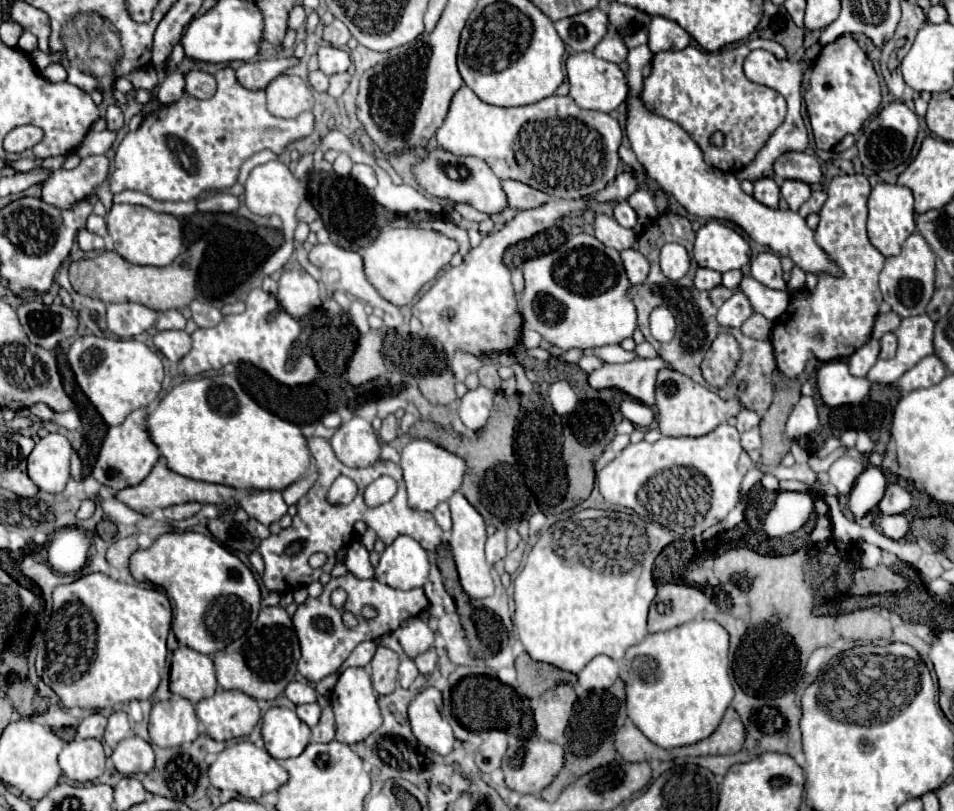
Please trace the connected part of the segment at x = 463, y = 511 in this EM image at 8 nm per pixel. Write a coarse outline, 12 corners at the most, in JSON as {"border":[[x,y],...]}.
{"border":[[456,491],[450,549],[478,607],[494,595],[482,515]]}

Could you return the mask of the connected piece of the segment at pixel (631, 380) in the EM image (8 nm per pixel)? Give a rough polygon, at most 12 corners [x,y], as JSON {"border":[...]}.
{"border":[[656,359],[606,363],[590,373],[594,389],[614,387],[654,405],[656,375]]}

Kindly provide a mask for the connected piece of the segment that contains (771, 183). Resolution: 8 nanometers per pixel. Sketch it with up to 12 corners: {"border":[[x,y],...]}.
{"border":[[772,177],[754,183],[754,199],[778,209],[780,187]]}

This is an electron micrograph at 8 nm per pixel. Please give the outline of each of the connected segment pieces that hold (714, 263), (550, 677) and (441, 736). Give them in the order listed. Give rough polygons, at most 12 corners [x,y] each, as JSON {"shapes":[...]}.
{"shapes":[[[720,221],[696,233],[700,267],[726,273],[750,261],[750,245]],[[526,653],[516,659],[518,693],[540,697],[576,675]],[[426,687],[408,707],[414,737],[438,755],[454,745],[440,715],[442,693]]]}

